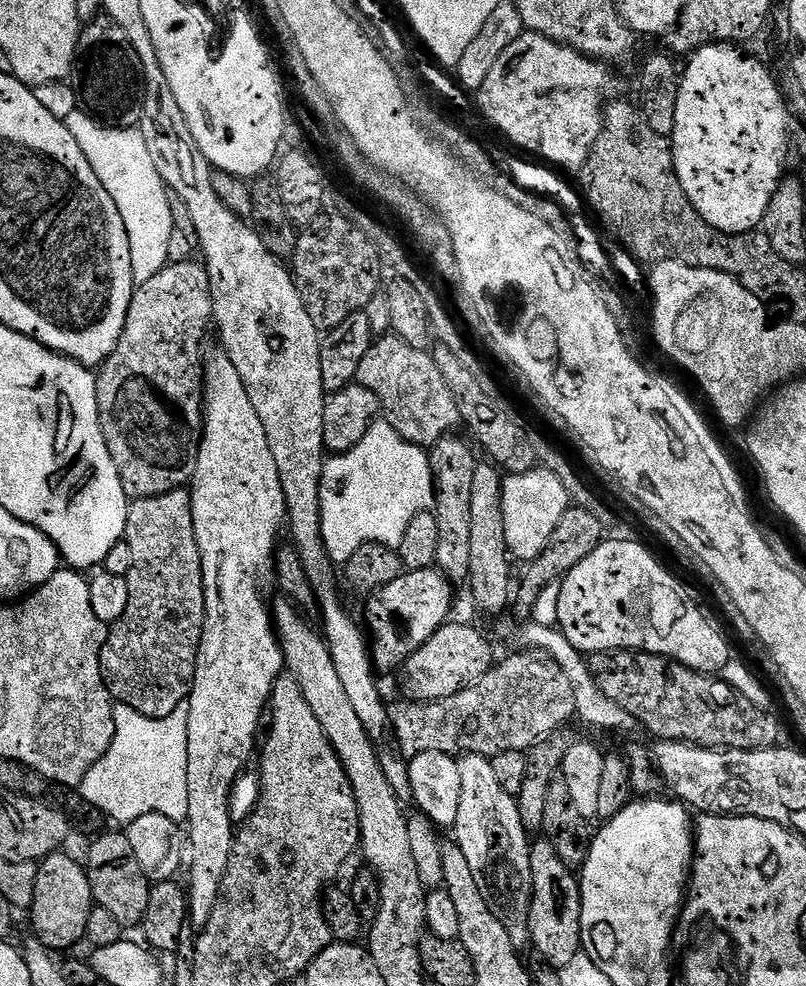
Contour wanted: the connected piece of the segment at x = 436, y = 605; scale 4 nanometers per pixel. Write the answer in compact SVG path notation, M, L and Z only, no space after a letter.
M433 566L426 569L405 570L398 578L394 578L394 582L390 582L390 586L382 586L367 597L368 624L366 623L366 628L370 633L372 662L381 673L392 672L395 668L397 671L422 645L430 642L430 638L434 638L434 634L440 627L449 623L451 616L448 615L454 612L452 588L454 588L453 581L449 580L439 568Z

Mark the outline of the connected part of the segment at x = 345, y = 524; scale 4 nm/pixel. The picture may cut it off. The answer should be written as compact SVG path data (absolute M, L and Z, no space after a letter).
M377 419L370 426L366 438L354 450L332 454L324 461L320 487L320 517L322 538L333 565L343 566L354 550L364 544L385 544L397 549L406 528L420 512L429 511L434 504L434 477L428 461L428 452L419 444L406 442L388 425L387 420Z

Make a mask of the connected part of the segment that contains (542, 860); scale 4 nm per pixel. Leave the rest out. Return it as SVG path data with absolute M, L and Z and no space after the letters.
M551 839L540 840L531 845L532 857L532 905L528 914L527 935L532 948L554 969L564 968L574 957L581 955L582 937L586 929L582 926L582 898L577 873L558 858L555 843Z

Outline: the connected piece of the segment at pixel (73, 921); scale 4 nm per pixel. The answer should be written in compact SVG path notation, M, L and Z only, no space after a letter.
M57 850L39 861L34 902L30 909L31 931L47 948L53 950L72 948L79 940L85 939L86 922L94 907L85 865L81 861L79 864L72 856L63 856L64 854L63 851Z

